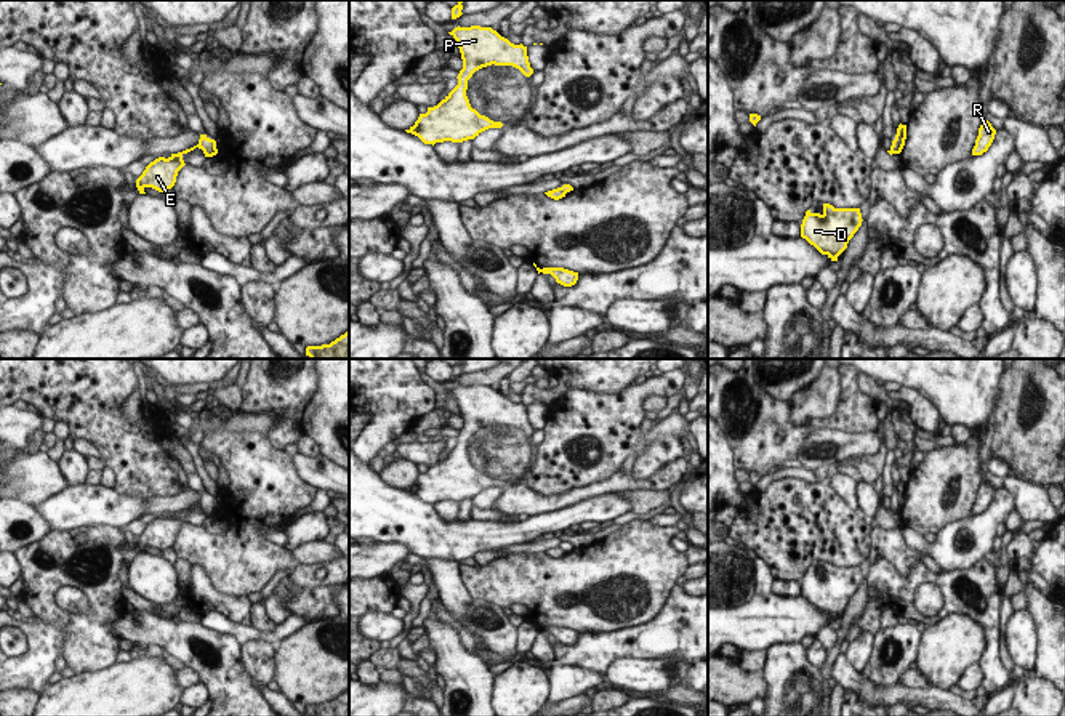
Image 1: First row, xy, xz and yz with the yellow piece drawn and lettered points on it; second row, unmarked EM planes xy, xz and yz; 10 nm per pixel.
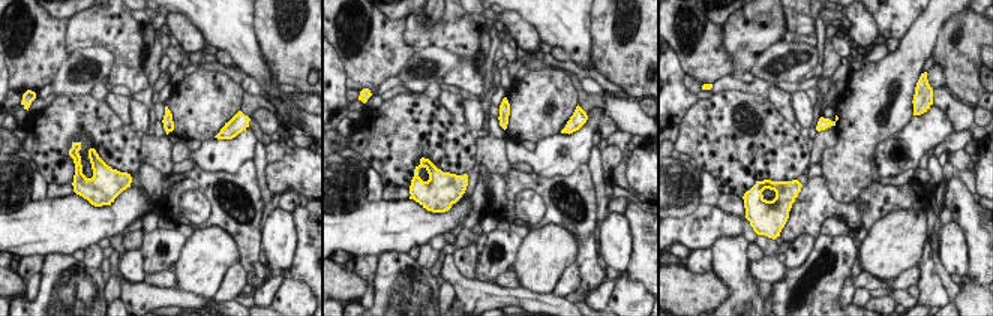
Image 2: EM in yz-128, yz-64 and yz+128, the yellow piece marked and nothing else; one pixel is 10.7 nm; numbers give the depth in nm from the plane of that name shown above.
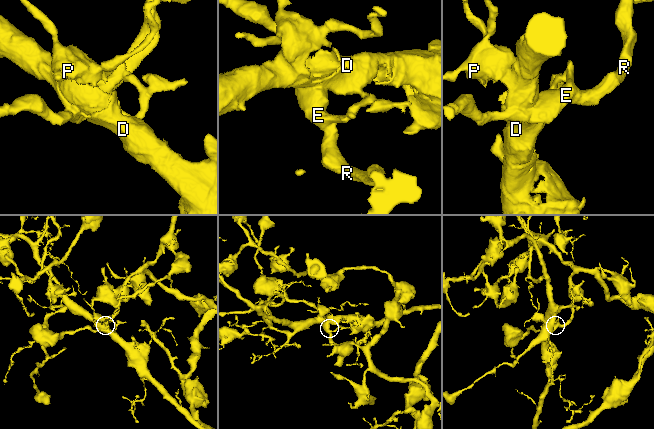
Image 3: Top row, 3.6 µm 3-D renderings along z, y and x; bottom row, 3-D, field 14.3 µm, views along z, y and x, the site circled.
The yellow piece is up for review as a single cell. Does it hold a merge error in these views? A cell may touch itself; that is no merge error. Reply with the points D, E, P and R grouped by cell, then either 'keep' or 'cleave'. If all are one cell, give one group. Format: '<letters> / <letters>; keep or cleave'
D P / E R; cleave

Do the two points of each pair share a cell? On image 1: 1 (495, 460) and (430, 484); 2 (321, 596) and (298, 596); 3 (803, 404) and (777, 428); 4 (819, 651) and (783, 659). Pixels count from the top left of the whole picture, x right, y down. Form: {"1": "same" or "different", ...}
{"1": "same", "2": "same", "3": "different", "4": "different"}

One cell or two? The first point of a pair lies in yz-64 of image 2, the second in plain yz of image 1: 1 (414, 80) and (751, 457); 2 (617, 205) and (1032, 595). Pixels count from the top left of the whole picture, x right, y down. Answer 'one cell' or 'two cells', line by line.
1: two cells
2: two cells

